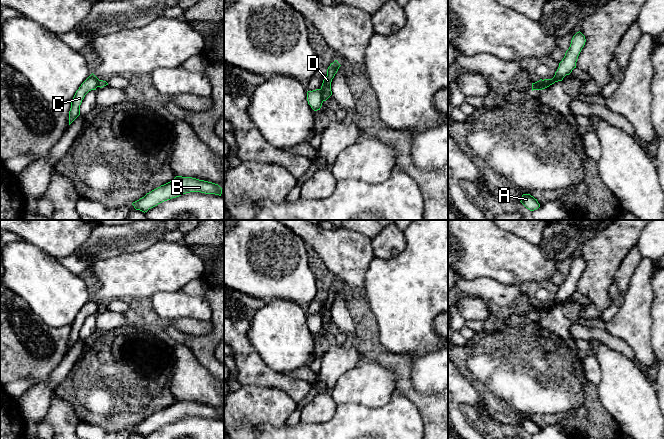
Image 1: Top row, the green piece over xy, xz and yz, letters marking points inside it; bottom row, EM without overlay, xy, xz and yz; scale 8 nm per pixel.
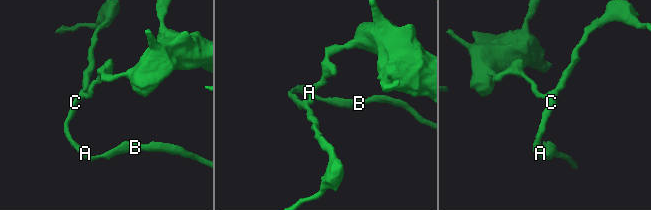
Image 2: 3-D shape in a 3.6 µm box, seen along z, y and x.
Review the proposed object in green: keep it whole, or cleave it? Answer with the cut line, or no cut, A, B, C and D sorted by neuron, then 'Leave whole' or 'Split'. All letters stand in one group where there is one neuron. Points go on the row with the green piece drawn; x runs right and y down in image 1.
Split along xz (320, 89), (324, 100). Groups: A B C / D. Split

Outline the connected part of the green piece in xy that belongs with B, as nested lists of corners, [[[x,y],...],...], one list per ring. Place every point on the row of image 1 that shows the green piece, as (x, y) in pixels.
[[[176,176],[172,181],[147,193],[132,203],[136,210],[147,212],[158,204],[190,192],[201,192],[221,196],[222,188],[215,183],[192,177]]]

